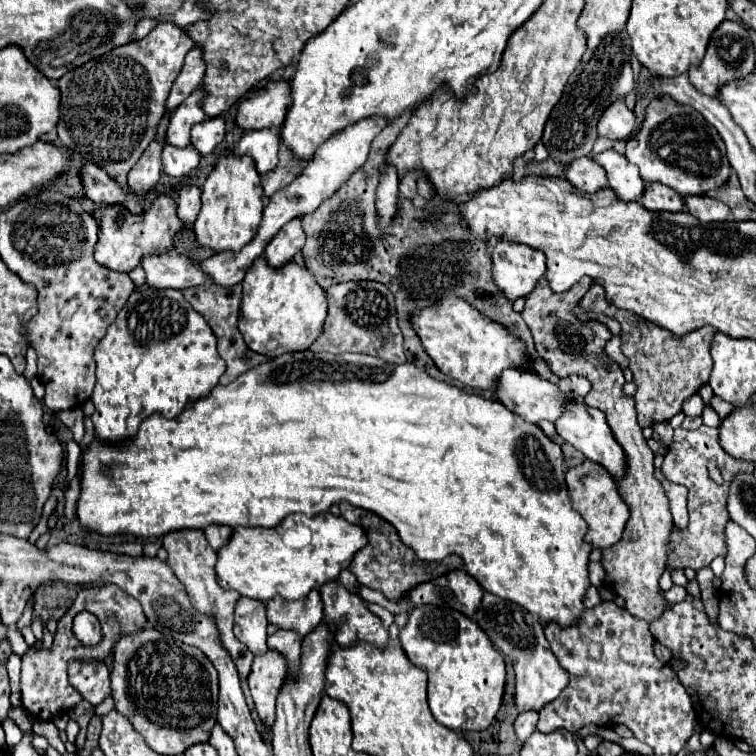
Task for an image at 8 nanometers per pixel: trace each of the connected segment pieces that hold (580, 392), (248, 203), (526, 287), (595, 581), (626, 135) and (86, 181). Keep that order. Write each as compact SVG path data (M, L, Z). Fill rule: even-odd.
M570 375L569 380L571 383L571 390L580 397L585 397L590 389L591 383L584 377L578 375Z
M226 153L218 159L214 171L202 185L202 209L200 209L200 187L186 185L178 197L178 217L186 223L194 223L194 233L200 245L214 251L240 251L254 235L262 217L262 183L254 167L252 157ZM198 215L198 217L196 217Z
M498 241L492 251L492 279L508 301L528 297L544 269L546 257L526 245Z
M600 563L588 565L588 579L590 579L590 585L594 585L594 587L600 587L604 583L604 569Z
M614 101L610 107L604 109L598 121L598 135L608 137L610 141L626 141L632 137L634 127L634 113L626 107L624 101Z
M84 163L80 169L80 179L84 187L84 195L98 205L114 205L128 197L126 189L120 189L108 173L92 163Z

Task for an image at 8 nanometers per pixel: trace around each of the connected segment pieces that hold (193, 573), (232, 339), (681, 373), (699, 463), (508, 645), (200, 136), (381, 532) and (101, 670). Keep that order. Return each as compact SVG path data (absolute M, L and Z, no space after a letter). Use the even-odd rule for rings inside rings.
M180 529L174 533L168 533L162 537L162 547L168 551L168 565L174 569L176 577L184 583L188 597L192 601L192 605L198 609L198 613L202 615L210 615L216 619L218 631L220 631L220 639L222 645L230 651L234 665L240 673L242 679L248 677L250 673L250 665L254 655L248 653L248 647L244 643L240 643L234 633L232 633L232 625L234 625L234 605L240 599L240 593L236 591L226 591L220 589L220 585L216 585L216 575L214 575L214 565L216 565L216 553L210 553L210 545L204 537L204 533L200 529Z
M204 283L200 287L190 287L182 291L184 297L188 299L188 303L200 313L204 315L206 323L210 325L210 329L214 331L216 339L218 339L218 353L220 357L226 361L226 373L220 377L220 385L228 385L230 381L234 381L238 375L246 373L248 369L264 363L268 357L252 353L246 349L246 343L236 327L236 315L240 309L240 295L242 295L242 285L232 285L232 287L222 287L216 283Z
M594 283L588 293L580 299L580 307L586 313L606 315L622 325L622 353L628 357L628 367L634 375L634 383L638 387L634 399L636 399L636 411L638 411L638 425L650 427L660 421L668 421L676 413L682 411L684 399L688 399L688 393L694 395L702 385L708 383L710 371L712 371L712 359L710 359L710 343L714 337L712 327L700 327L698 331L688 333L686 337L676 337L674 333L650 323L650 321L630 321L630 313L624 309L616 309L604 295L602 285Z
M702 425L700 429L688 431L678 427L674 431L674 439L664 455L662 463L662 473L668 477L672 483L680 483L688 489L688 527L682 529L672 529L670 531L670 541L668 541L668 569L684 569L690 567L698 571L700 567L710 565L710 561L718 555L726 555L726 539L724 539L724 527L728 523L728 511L726 511L726 499L728 499L728 481L740 471L752 471L754 465L742 459L730 457L718 443L720 429L718 427L706 427ZM708 461L716 461L720 473L722 473L722 485L714 483L708 475Z
M486 593L480 609L474 615L474 621L490 637L496 649L512 661L516 673L512 697L518 713L540 711L544 705L554 701L564 691L564 687L568 685L568 671L560 667L558 659L550 651L550 643L544 637L544 627L538 617L534 617L532 613L528 613L512 601L504 601L492 593Z
M214 117L194 125L190 131L190 145L200 153L208 155L220 141L224 139L224 121L222 117Z
M340 503L340 515L344 515L356 523L362 525L368 543L364 545L364 549L360 549L360 553L356 553L356 557L350 563L350 571L356 575L358 583L376 591L382 591L386 599L390 601L398 601L402 599L408 591L412 591L416 585L424 583L424 581L432 581L434 577L440 577L452 569L460 569L462 561L460 557L446 557L440 563L422 563L420 559L416 559L416 555L412 553L412 549L408 549L398 537L396 531L392 529L392 525L388 525L388 521L384 521L382 517L376 517L374 513L362 511L362 509L354 509L348 503Z
M70 661L68 675L74 689L92 705L98 705L112 693L110 671L102 661Z

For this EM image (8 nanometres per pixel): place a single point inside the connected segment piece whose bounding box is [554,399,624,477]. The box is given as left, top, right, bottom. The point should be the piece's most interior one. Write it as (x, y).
(583, 427)

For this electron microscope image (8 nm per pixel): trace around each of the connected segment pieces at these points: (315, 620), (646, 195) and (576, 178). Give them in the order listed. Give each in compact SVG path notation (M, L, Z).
M312 589L308 597L298 601L286 601L282 597L274 597L266 603L268 621L280 629L294 629L302 637L318 627L324 619L322 599L318 589Z
M646 183L642 193L642 205L648 211L680 211L684 209L682 197L660 183Z
M590 157L574 159L568 165L566 181L572 181L572 185L584 193L596 193L608 187L608 183L604 181L604 171Z

